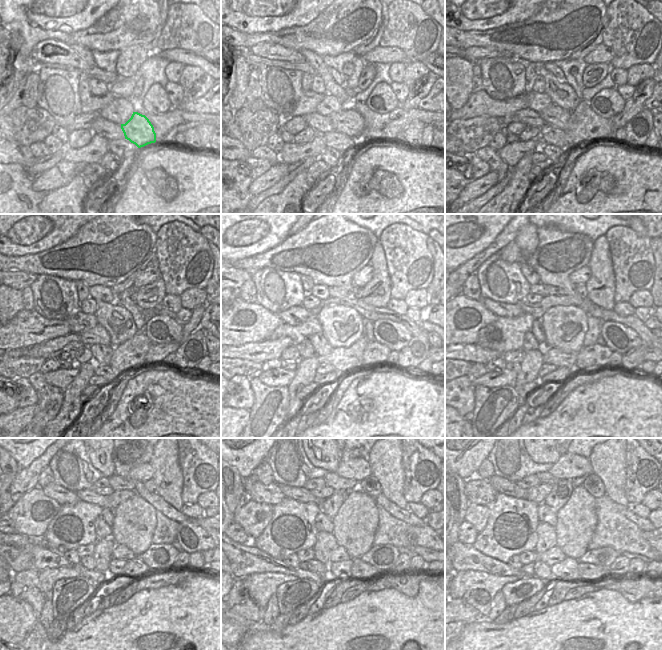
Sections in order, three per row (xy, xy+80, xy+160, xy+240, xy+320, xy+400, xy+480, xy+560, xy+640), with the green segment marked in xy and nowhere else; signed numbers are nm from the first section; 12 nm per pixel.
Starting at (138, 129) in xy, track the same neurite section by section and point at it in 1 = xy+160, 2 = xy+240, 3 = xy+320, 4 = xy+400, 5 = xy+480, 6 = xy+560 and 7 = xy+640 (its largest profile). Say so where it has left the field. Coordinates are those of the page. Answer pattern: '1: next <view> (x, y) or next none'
1: next xy+160 (553, 115)
2: next xy+240 (98, 335)
3: next xy+320 (311, 326)
4: next xy+400 (524, 323)
5: next xy+480 (69, 529)
6: next xy+560 (290, 530)
7: next xy+640 (511, 529)

